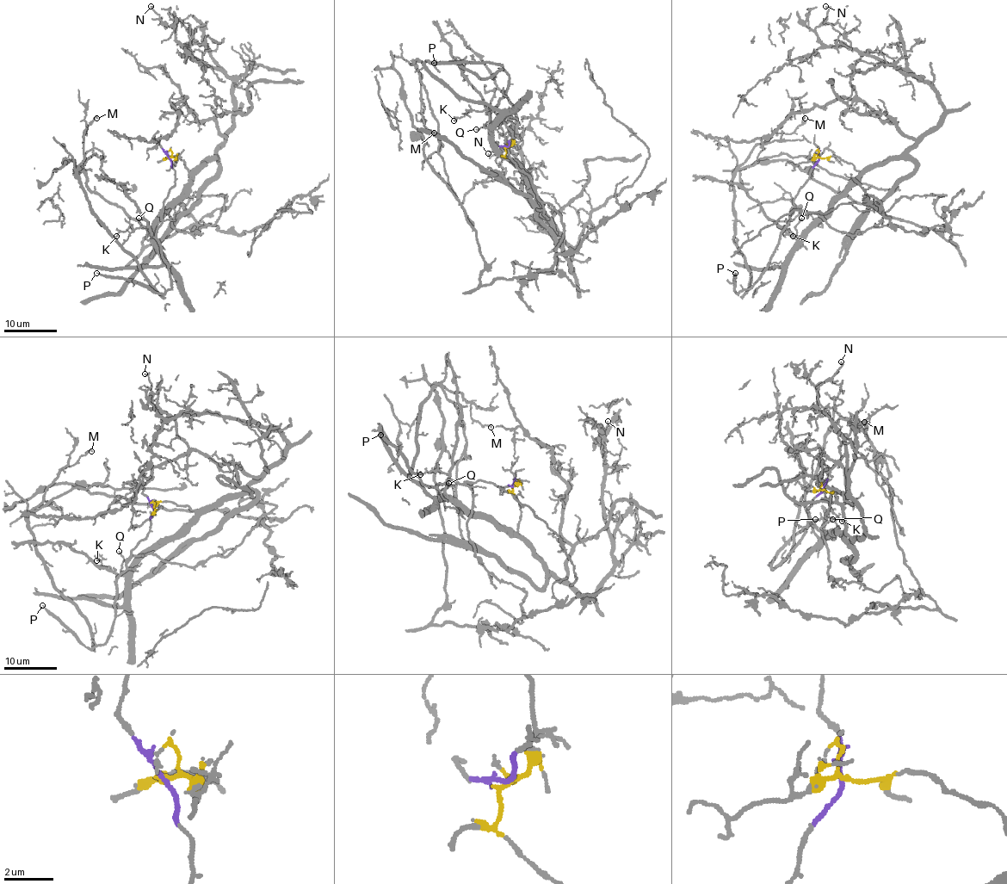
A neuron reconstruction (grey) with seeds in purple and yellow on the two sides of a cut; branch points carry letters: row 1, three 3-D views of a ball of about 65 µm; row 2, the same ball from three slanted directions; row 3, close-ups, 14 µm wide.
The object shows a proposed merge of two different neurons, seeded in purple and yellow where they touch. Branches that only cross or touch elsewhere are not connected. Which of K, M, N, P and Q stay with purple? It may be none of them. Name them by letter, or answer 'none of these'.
M, P

